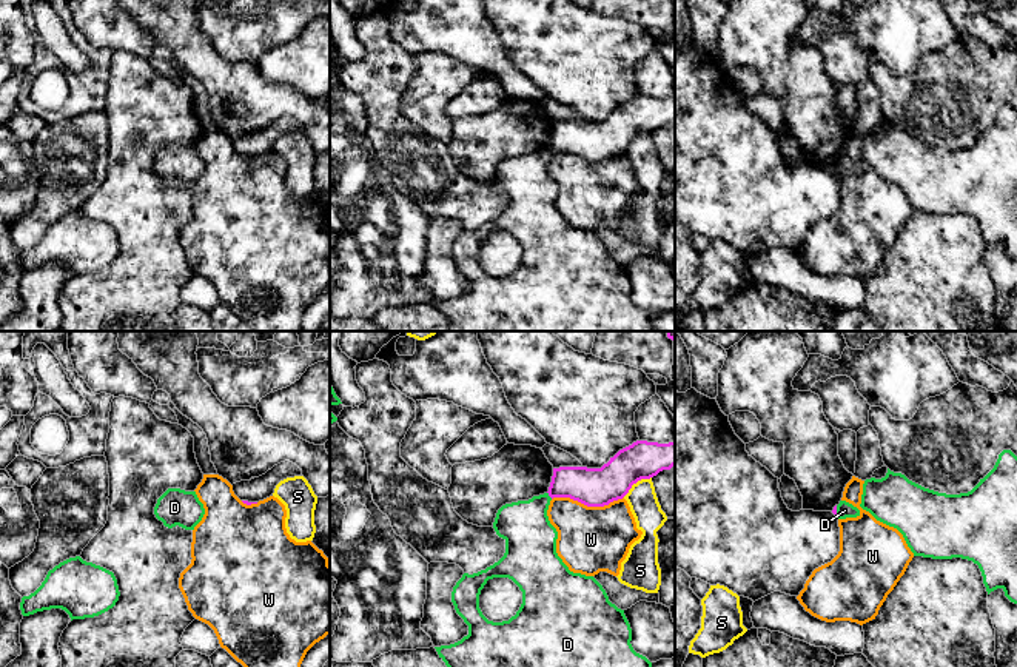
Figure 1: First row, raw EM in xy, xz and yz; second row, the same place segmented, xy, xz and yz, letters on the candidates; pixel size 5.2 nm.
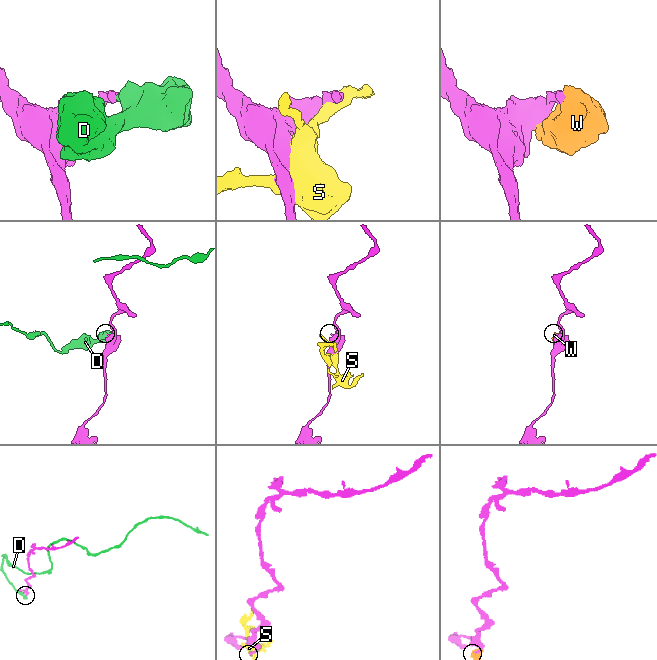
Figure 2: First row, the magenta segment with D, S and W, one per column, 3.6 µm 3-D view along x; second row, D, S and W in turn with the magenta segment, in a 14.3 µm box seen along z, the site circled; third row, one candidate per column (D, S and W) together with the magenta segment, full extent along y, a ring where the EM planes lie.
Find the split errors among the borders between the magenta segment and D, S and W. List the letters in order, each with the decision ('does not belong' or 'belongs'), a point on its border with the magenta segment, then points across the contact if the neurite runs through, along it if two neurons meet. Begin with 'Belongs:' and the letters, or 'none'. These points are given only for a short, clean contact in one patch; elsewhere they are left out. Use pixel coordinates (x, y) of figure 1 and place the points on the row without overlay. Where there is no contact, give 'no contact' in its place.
Belongs: none
D: does not belong | xz (549, 150) | along xz (547, 147), (552, 153)
S: does not belong | xz (635, 137)
W: does not belong | xz (587, 160)

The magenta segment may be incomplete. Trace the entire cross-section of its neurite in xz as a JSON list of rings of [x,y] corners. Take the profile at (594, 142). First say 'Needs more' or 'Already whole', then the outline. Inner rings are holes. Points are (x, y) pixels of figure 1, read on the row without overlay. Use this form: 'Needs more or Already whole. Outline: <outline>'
Already whole. Outline: [[[636,96],[619,105],[601,123],[553,123],[549,151],[570,153],[587,162],[604,162],[623,154],[633,139],[675,120],[675,97]]]

